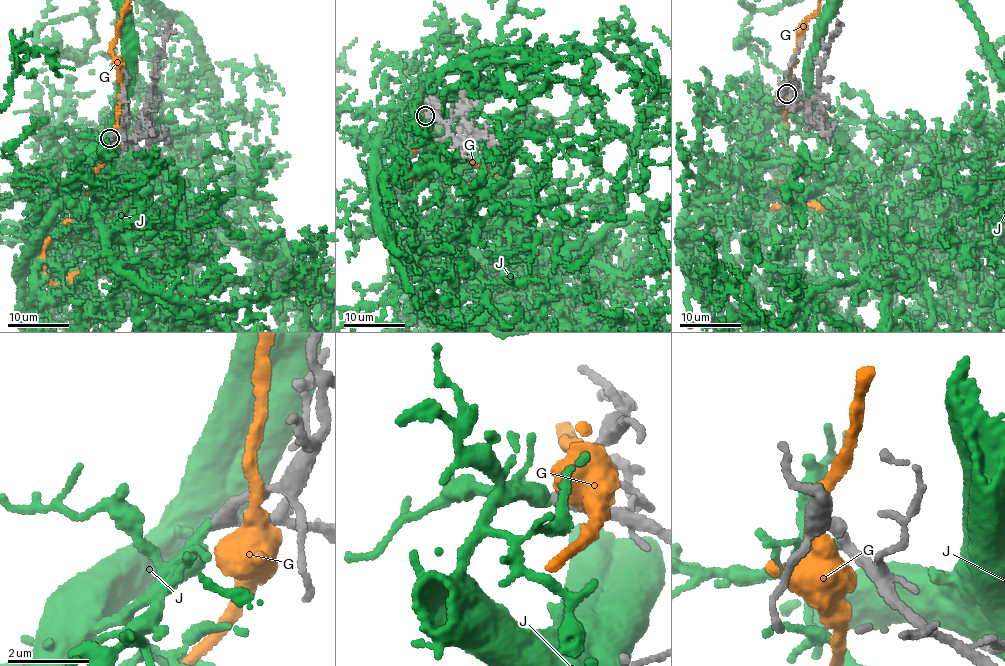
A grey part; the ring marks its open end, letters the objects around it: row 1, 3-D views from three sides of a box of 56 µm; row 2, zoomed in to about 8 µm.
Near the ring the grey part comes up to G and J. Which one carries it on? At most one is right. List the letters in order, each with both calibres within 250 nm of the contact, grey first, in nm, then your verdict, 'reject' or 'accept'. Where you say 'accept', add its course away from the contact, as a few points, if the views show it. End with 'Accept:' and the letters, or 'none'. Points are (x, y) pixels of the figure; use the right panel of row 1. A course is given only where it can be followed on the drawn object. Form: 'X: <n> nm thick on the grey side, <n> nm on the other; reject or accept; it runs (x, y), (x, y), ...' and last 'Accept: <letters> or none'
G: 280 nm thick on the grey side, 550 nm on the other; reject
J: 240 nm thick on the grey side, 280 nm on the other; accept
Accept: J

